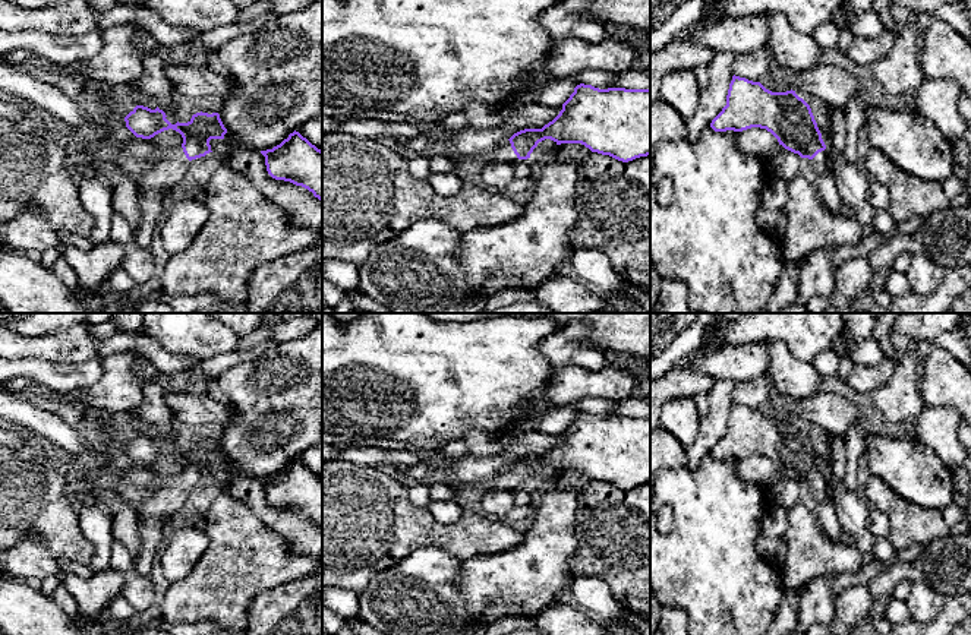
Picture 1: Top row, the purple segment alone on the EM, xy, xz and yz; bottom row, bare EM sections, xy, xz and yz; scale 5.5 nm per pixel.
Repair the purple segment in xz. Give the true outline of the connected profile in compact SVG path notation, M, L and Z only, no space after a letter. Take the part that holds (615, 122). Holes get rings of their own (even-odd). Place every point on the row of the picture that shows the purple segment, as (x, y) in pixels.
M580 83L562 104L559 114L542 129L524 129L492 146L488 164L511 162L530 158L539 142L551 139L557 145L581 143L592 152L628 162L650 155L650 89L608 88L599 89Z

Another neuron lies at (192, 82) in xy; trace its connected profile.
M171 66L165 67L165 76L173 88L186 98L217 95L224 99L233 89L233 80L227 73L215 73L208 66Z

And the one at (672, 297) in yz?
M662 279L653 313L691 313L685 284L680 279Z

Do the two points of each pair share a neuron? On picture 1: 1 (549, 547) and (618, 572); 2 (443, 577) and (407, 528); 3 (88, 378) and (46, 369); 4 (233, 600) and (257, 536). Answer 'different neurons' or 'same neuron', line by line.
1: different neurons
2: different neurons
3: same neuron
4: same neuron

